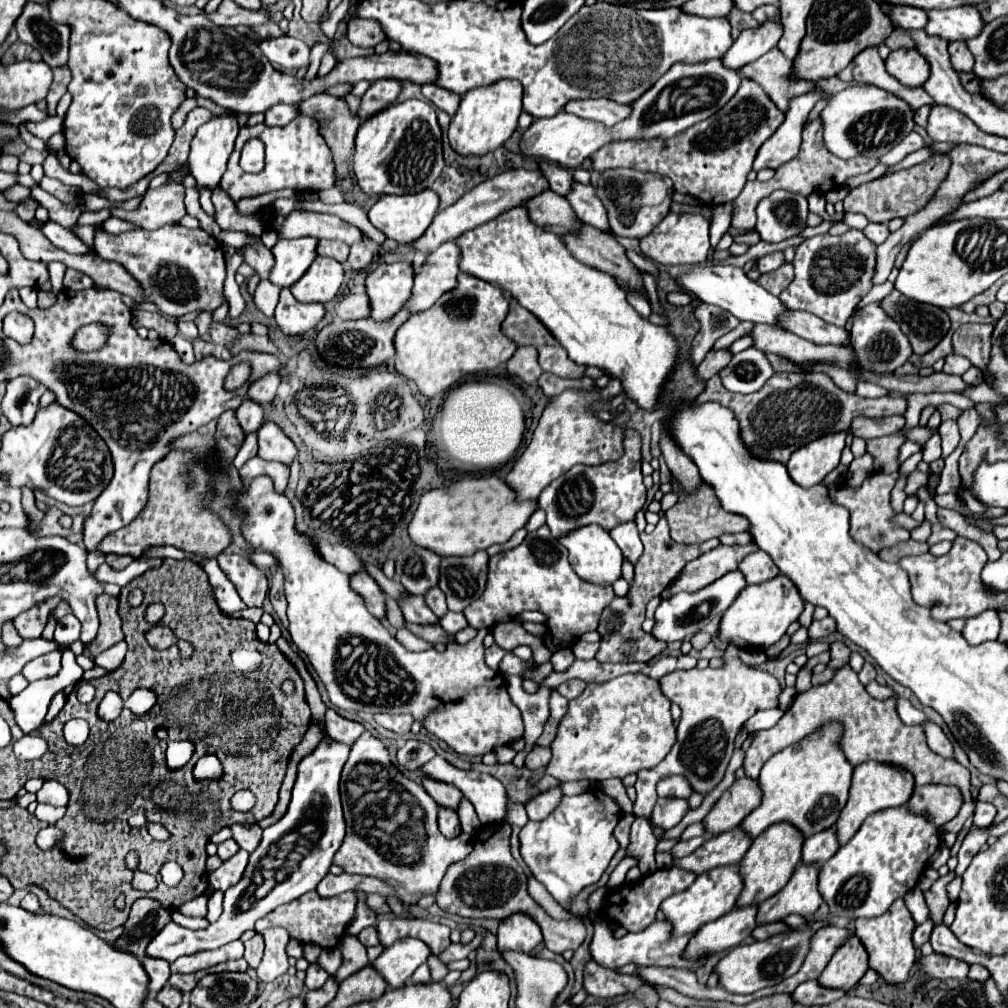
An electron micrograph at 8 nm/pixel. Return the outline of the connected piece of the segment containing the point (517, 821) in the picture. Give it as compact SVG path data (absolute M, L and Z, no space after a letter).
M507 800L507 810L505 810L505 822L509 824L515 824L515 826L525 826L527 824L527 814L525 814L525 806L523 804L517 804L517 802L511 802Z

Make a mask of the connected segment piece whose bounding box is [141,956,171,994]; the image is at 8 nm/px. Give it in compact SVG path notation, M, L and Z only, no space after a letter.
M143 956L141 958L149 978L151 978L151 986L149 986L149 992L151 994L157 994L169 980L171 976L171 970L169 970L169 964L165 964L165 960L155 960L155 958L149 958L149 956Z

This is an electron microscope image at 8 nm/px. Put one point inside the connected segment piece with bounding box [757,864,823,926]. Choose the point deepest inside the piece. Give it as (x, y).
(800, 896)

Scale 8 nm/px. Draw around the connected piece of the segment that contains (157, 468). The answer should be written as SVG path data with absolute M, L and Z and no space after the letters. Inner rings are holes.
M173 452L165 456L151 470L149 500L143 512L129 526L105 536L103 542L99 544L99 550L103 554L115 552L115 554L131 554L133 558L139 558L147 546L169 544L205 556L219 554L231 542L231 534L223 526L223 522L209 512L211 500L203 496L209 482L209 472L211 466L203 462L191 462L191 454Z

